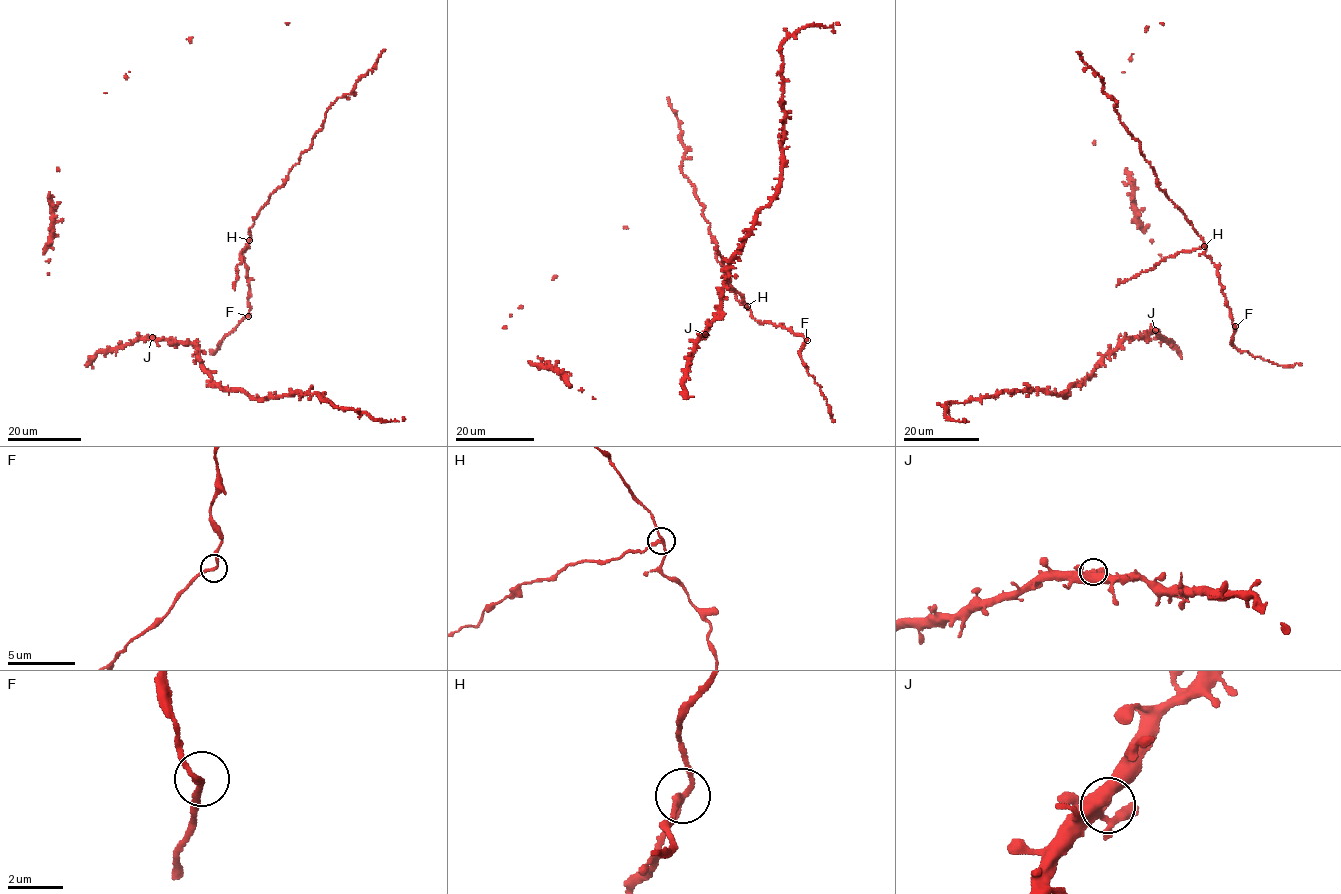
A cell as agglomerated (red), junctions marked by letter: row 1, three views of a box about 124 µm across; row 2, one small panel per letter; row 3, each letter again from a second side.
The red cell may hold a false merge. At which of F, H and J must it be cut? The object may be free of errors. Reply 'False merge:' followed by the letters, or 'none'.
False merge: H

